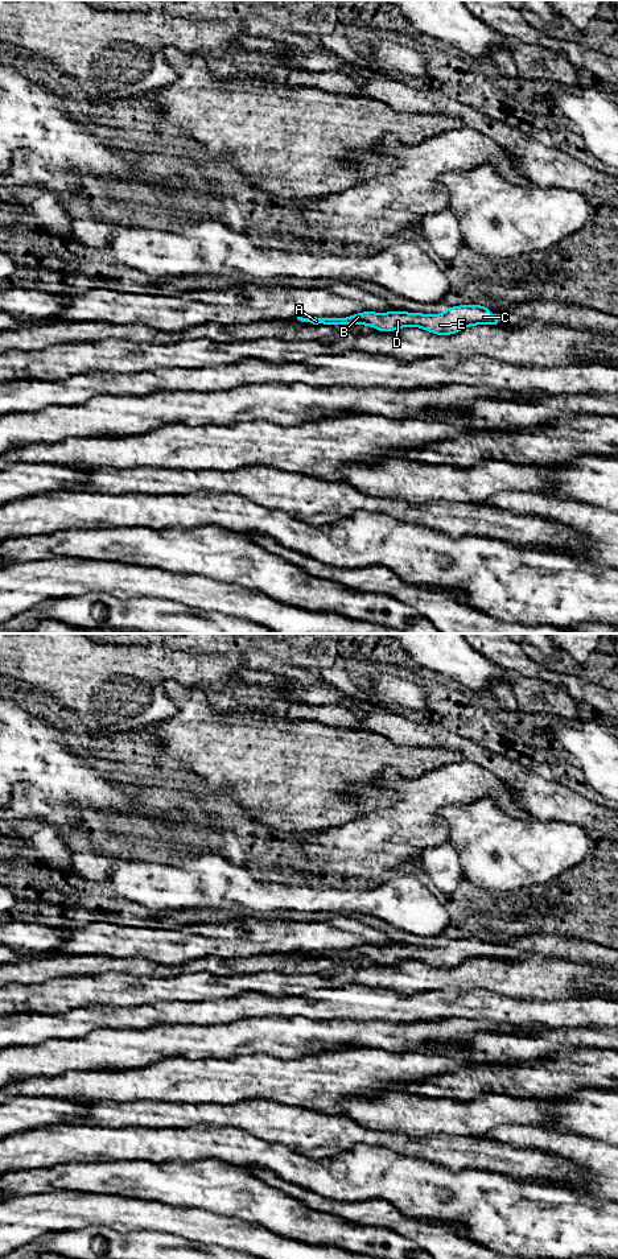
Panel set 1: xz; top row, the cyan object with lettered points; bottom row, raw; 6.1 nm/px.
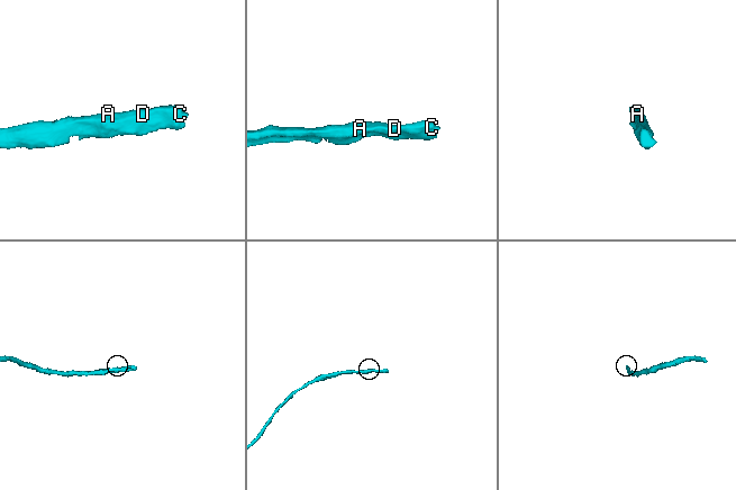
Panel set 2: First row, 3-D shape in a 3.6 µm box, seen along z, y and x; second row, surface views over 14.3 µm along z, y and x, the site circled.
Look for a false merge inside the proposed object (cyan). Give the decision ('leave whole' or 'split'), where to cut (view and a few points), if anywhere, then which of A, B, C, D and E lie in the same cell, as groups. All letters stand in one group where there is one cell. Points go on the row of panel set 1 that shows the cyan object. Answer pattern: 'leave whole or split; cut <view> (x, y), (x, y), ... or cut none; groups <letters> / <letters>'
leave whole; cut none; groups A B C D E

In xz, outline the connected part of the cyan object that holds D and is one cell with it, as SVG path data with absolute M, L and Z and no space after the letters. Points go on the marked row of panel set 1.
M477 304L452 306L441 314L412 314L408 311L395 310L387 313L362 311L345 318L297 317L297 319L313 325L366 325L380 333L412 326L436 335L452 335L475 325L502 325L502 321L497 318L489 307Z

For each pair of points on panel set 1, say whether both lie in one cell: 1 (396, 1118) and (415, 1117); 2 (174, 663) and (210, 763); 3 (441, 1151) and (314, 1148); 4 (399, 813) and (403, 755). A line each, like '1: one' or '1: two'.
1: one
2: two
3: one
4: two

